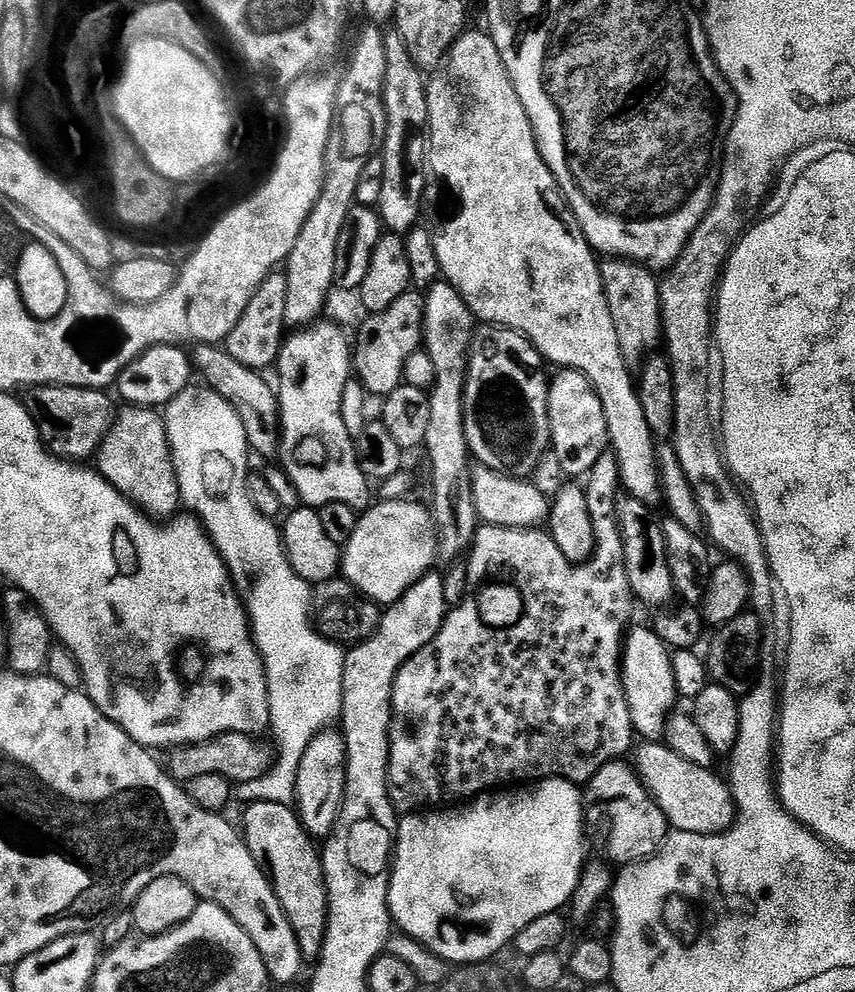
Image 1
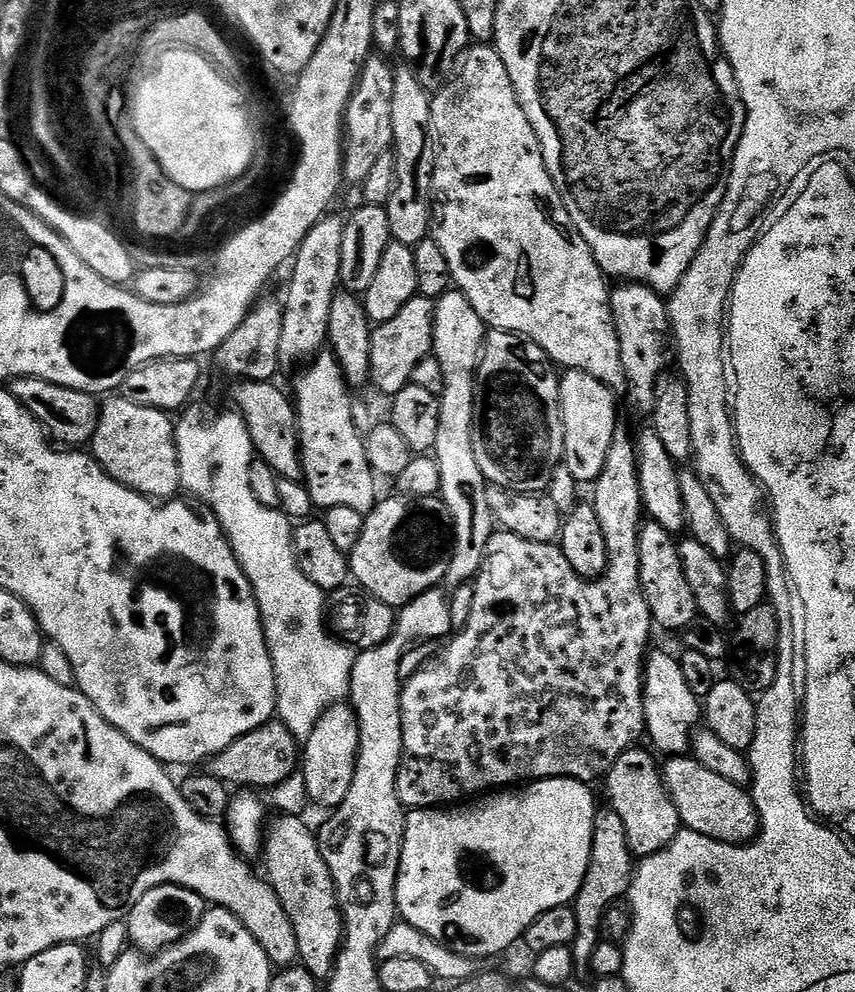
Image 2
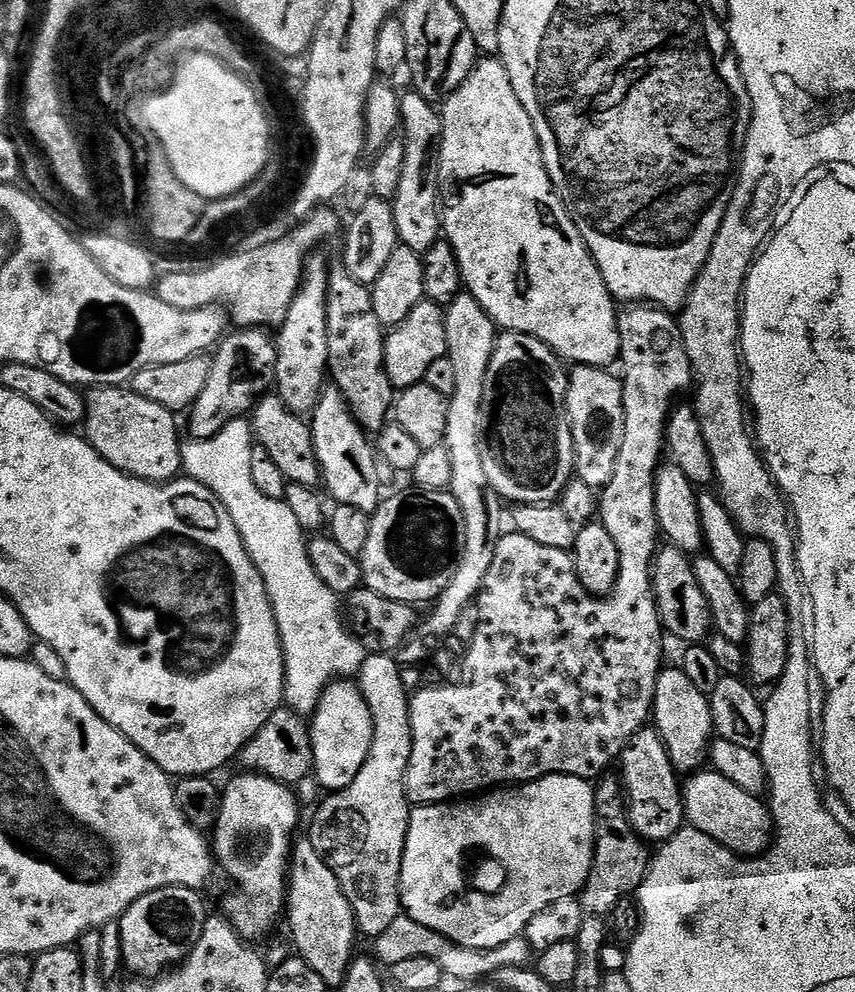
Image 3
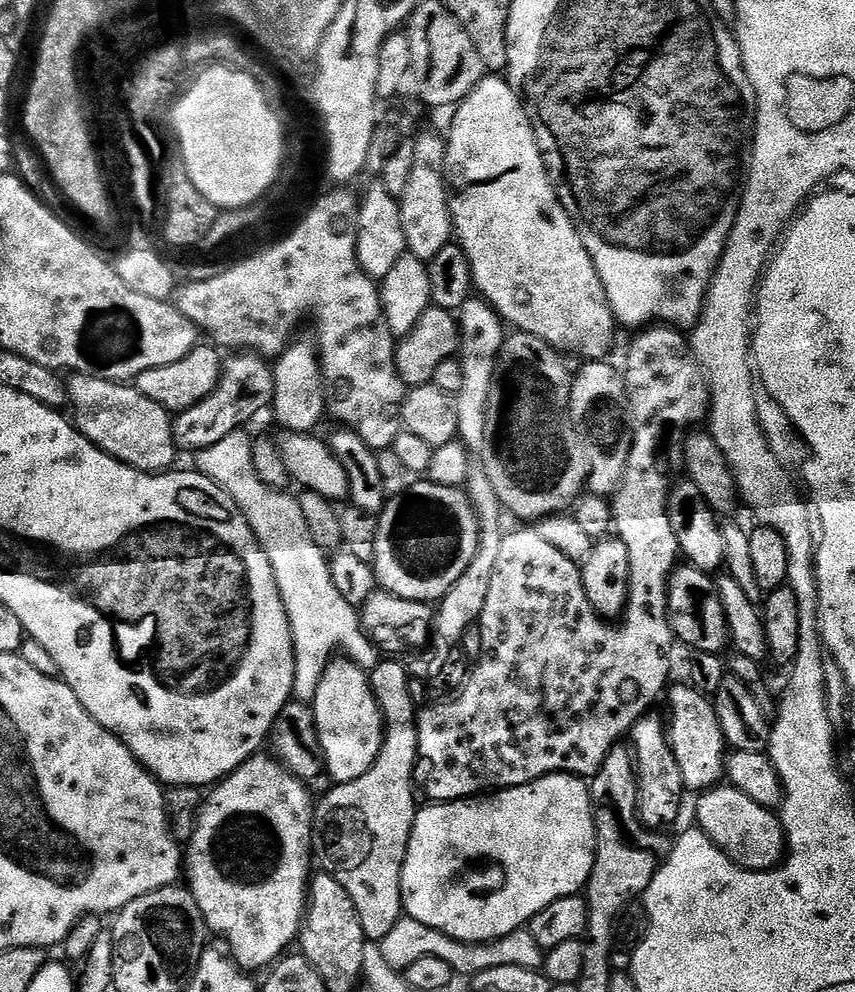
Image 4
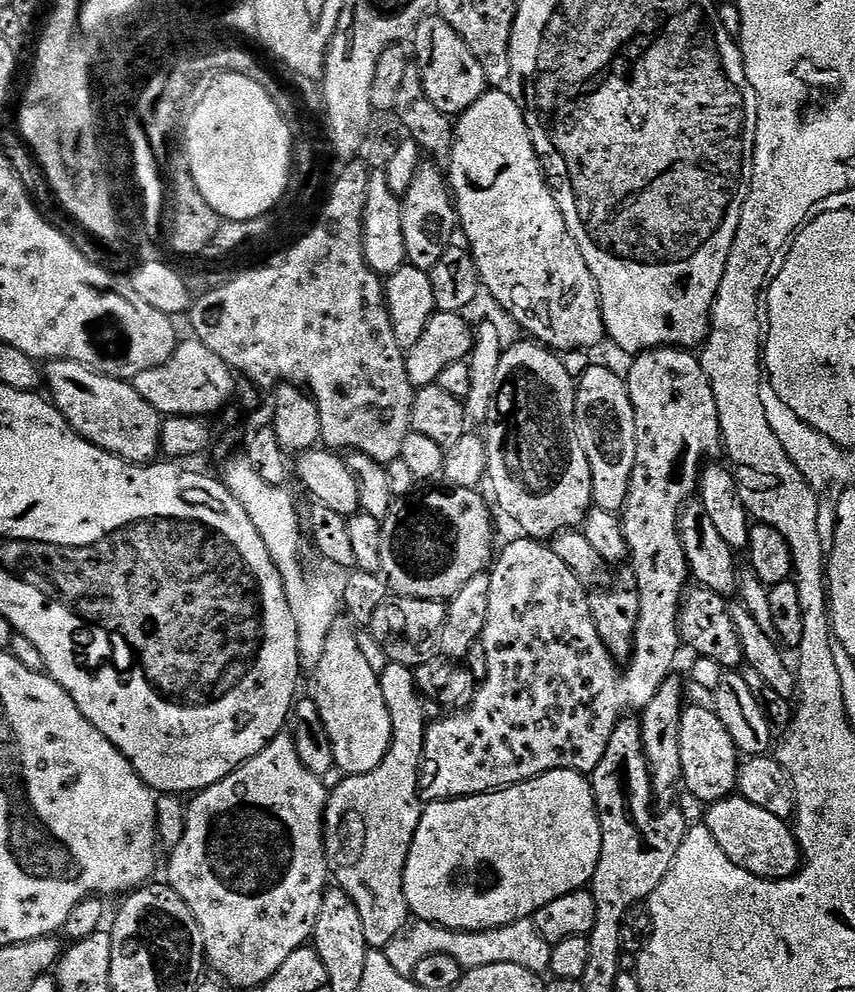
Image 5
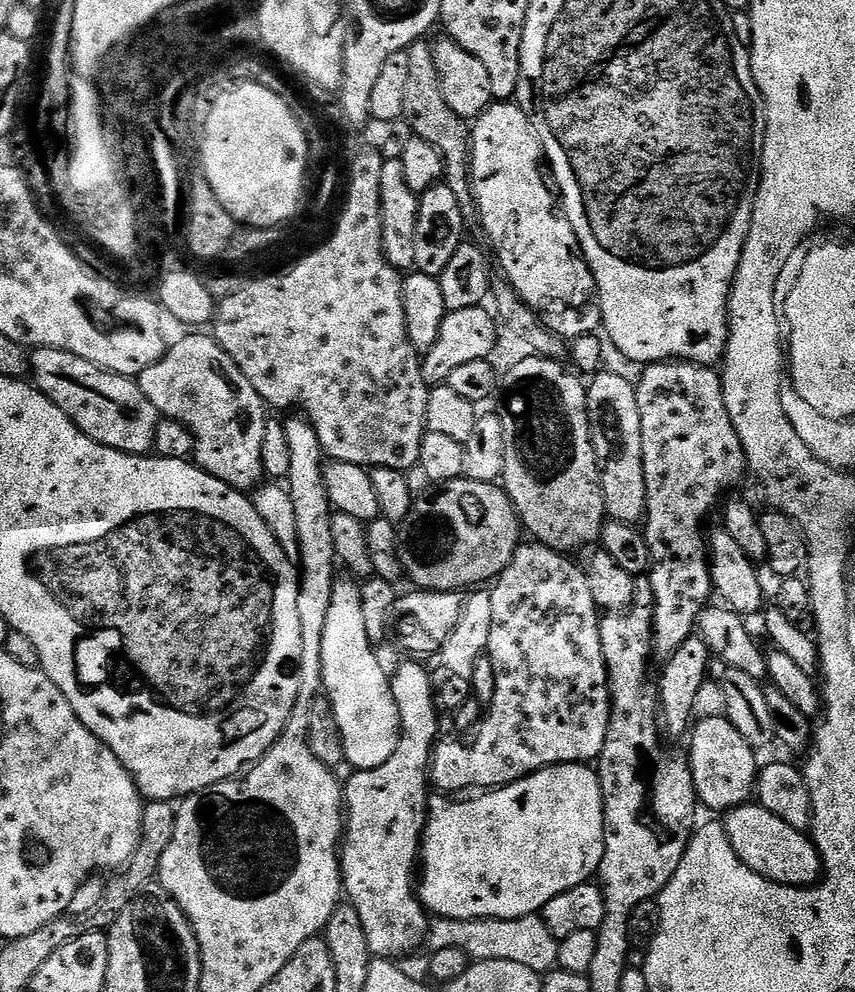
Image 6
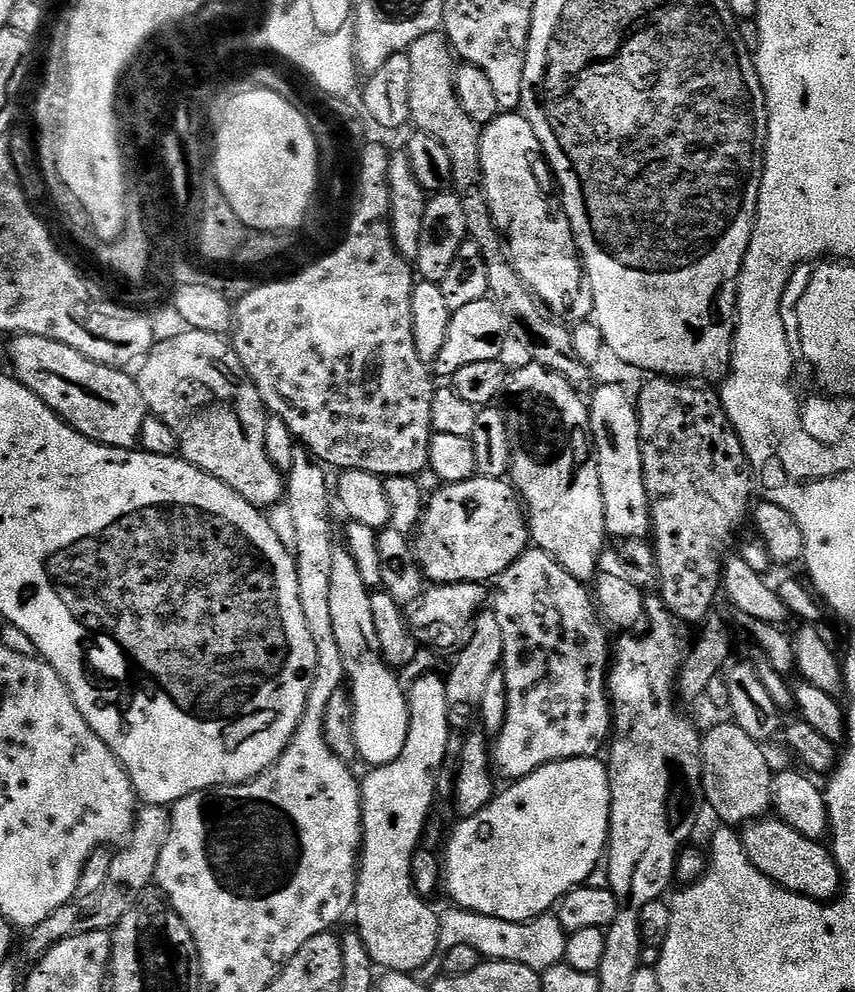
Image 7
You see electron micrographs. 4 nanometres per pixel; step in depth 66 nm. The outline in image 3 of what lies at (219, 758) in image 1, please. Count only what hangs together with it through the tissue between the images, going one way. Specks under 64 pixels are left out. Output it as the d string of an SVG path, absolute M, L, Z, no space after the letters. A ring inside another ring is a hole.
M281 706L275 712L274 714L270 714L270 718L266 722L266 726L262 726L262 730L258 730L258 734L254 734L254 738L247 744L246 747L242 749L240 752L240 755L238 757L238 764L241 764L241 769L247 770L249 773L256 774L259 773L259 775L262 776L269 776L271 780L276 780L279 782L279 784L287 784L289 786L297 786L296 784L300 784L303 782L304 779L311 777L313 775L314 769L312 766L312 734L309 728L309 725L305 722L305 719L299 715L297 715L296 712L292 711L291 708L287 706Z

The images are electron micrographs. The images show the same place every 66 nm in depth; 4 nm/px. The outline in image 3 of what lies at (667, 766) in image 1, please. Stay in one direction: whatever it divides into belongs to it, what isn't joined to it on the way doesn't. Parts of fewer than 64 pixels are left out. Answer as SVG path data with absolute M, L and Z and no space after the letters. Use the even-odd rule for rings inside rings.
M711 770L689 775L682 791L684 815L695 831L706 834L736 856L755 858L767 852L774 835L774 825L772 813L761 797L746 794L746 790L734 786L730 778L722 778L722 774Z

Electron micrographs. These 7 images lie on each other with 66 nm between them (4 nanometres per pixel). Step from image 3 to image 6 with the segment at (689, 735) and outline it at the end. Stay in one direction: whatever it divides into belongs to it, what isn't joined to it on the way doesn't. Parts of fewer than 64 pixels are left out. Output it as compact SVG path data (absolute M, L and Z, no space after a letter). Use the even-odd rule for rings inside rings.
M727 715L697 719L690 732L692 749L687 749L688 763L692 765L692 777L696 787L696 799L701 805L713 808L719 814L739 808L753 799L756 791L758 763L757 749L728 721Z

